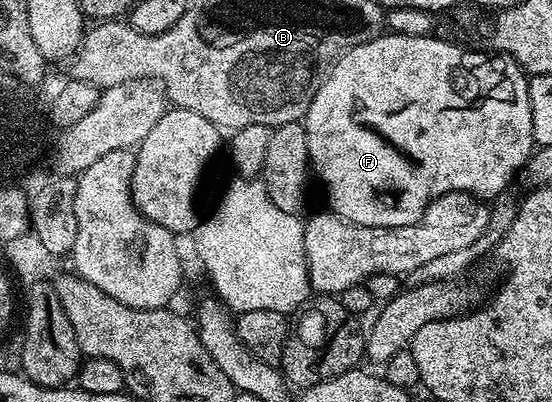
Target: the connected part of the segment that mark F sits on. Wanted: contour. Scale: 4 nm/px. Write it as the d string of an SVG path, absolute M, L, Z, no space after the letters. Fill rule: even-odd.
M381 33L377 39L366 41L362 45L345 51L320 81L320 88L310 101L310 109L304 114L303 124L308 142L308 158L311 170L324 182L324 191L328 194L327 206L346 221L366 225L367 227L405 227L421 222L425 218L424 210L431 199L439 195L448 195L451 191L469 191L472 195L493 197L500 190L506 190L511 179L532 158L532 118L530 117L530 93L528 92L529 76L523 67L514 59L503 53L484 51L467 51L456 43L447 43L432 35L406 37Z

